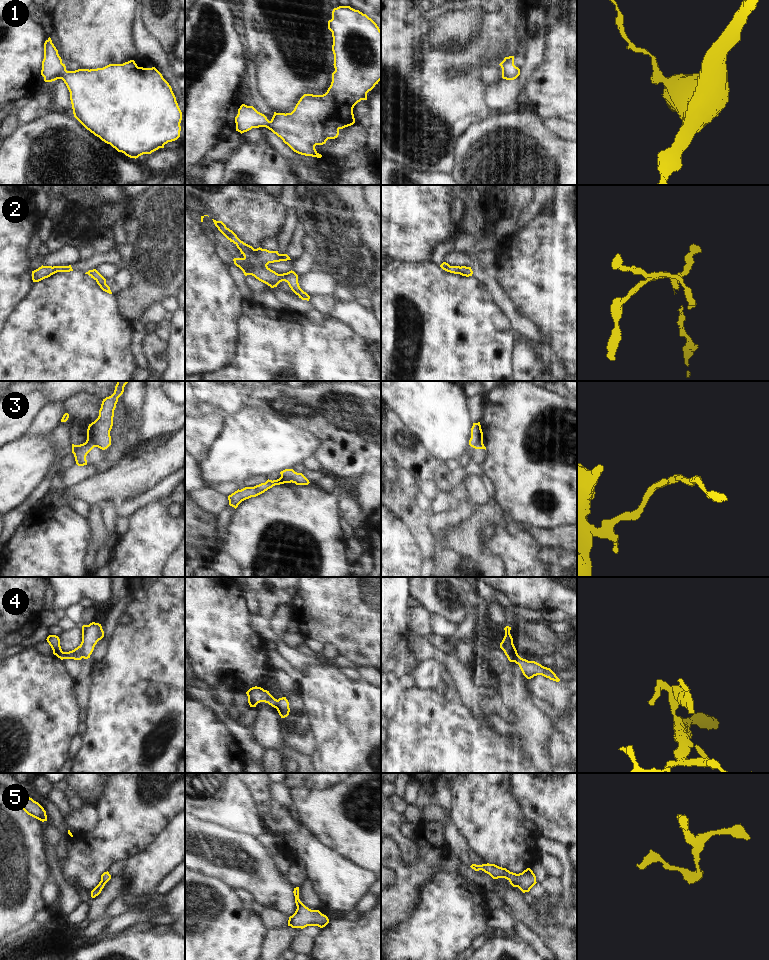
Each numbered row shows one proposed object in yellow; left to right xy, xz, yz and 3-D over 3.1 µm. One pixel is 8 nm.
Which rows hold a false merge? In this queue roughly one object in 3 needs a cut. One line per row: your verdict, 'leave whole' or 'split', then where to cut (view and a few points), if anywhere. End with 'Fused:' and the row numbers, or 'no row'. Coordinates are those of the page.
1: leave whole | no cut
2: leave whole | no cut
3: split | xy (85, 442), (91, 442), (95, 446)
4: split | xy (79, 646), (83, 657)
5: leave whole | no cut
Fused: 3, 4

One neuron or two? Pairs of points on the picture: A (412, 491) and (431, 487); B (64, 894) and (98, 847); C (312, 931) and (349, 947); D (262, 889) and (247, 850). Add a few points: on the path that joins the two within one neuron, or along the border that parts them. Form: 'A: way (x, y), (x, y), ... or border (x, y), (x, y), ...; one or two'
A: border (405, 470), (416, 482), (420, 491); two
B: border (59, 864), (62, 878), (76, 889); two
C: border (321, 928), (321, 931), (314, 938); two
D: way (261, 879), (247, 864), (247, 860); one

